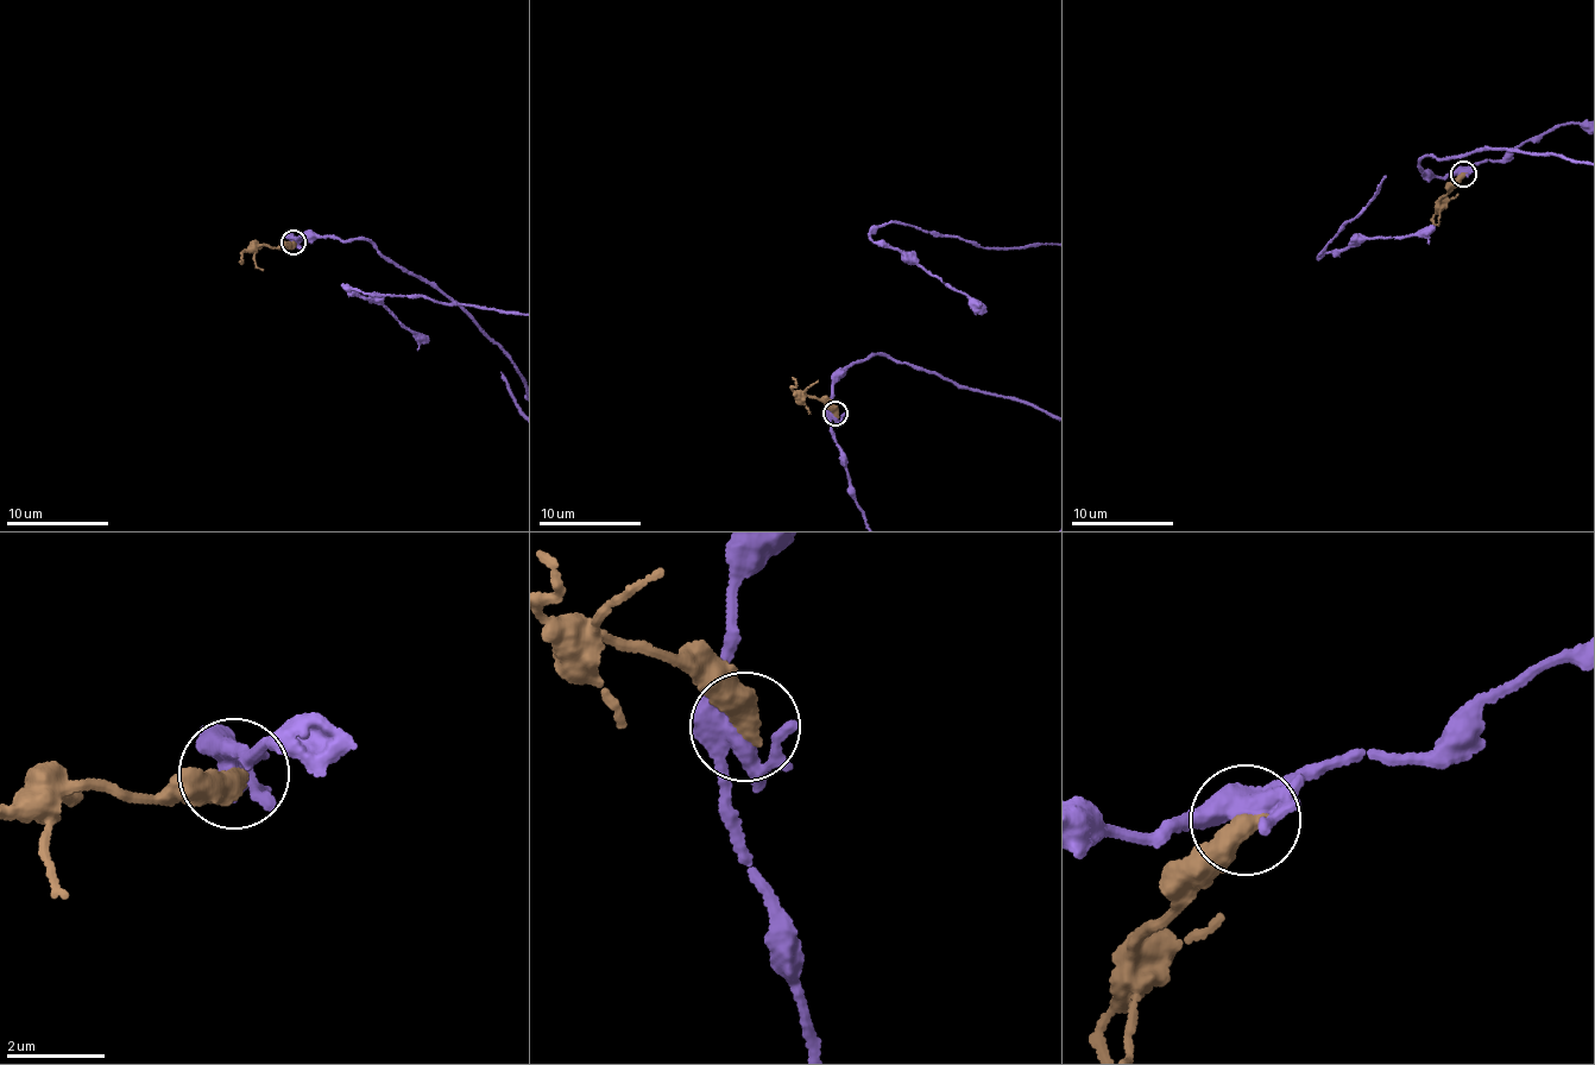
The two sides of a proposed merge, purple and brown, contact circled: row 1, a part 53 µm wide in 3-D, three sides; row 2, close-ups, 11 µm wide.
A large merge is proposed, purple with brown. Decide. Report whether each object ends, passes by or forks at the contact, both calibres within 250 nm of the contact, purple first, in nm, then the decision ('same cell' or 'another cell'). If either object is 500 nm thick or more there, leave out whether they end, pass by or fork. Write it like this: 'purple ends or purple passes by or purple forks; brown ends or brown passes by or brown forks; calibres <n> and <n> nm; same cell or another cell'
calibres 400 and 500 nm; another cell

